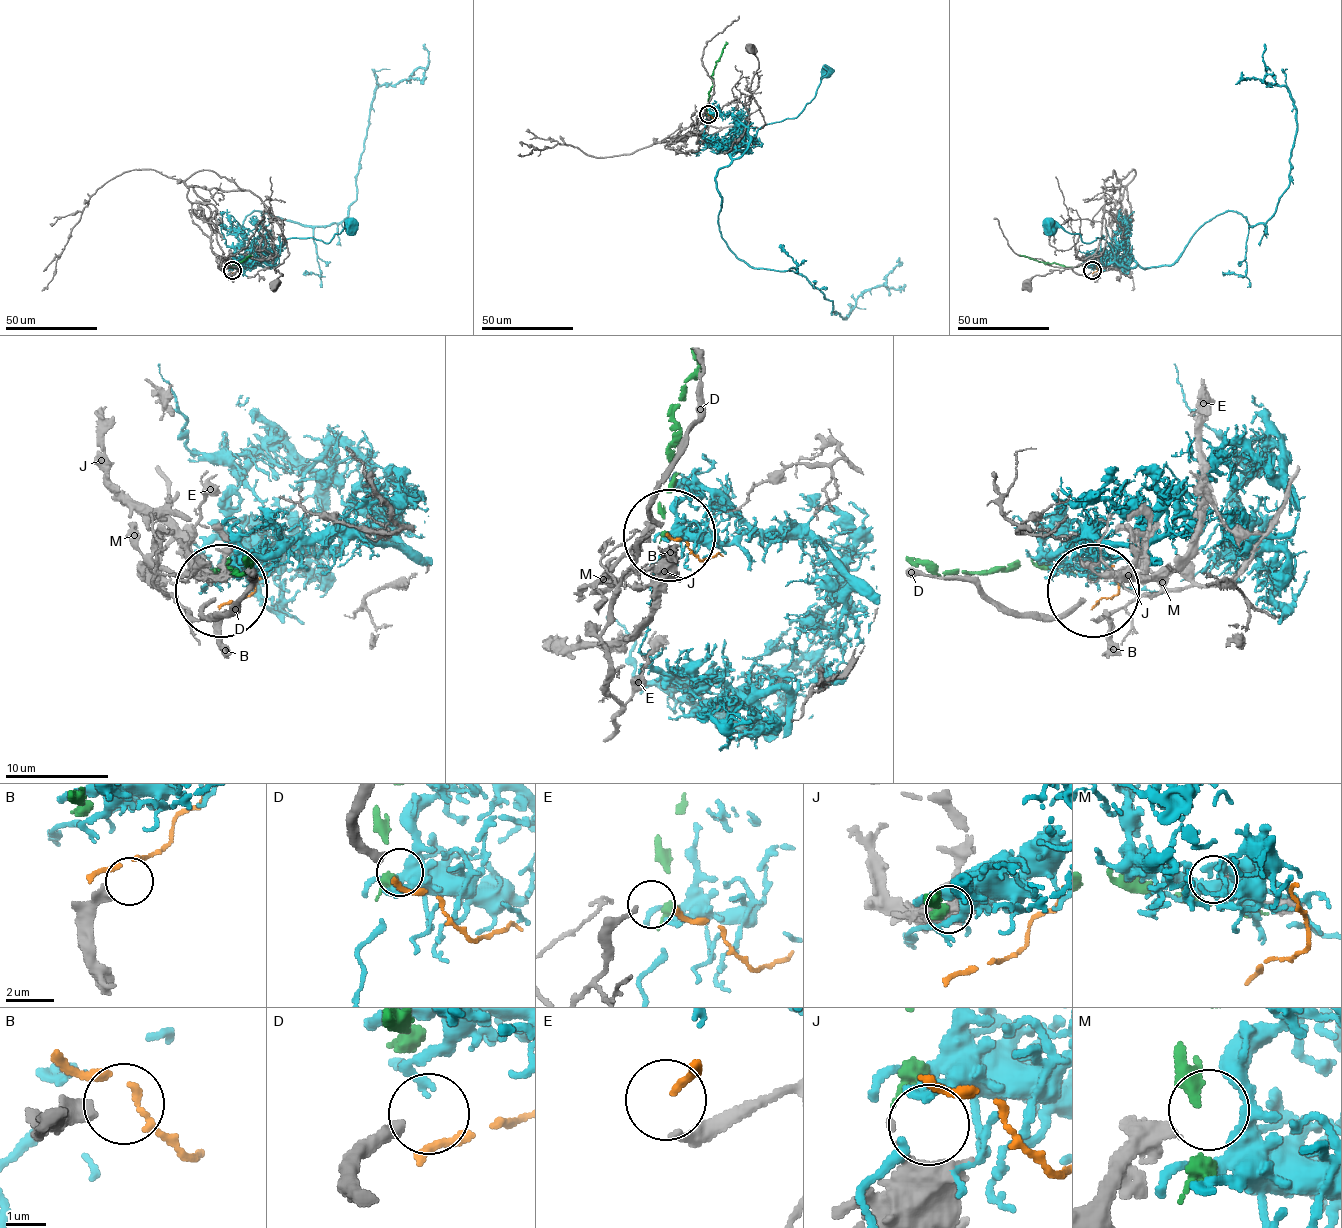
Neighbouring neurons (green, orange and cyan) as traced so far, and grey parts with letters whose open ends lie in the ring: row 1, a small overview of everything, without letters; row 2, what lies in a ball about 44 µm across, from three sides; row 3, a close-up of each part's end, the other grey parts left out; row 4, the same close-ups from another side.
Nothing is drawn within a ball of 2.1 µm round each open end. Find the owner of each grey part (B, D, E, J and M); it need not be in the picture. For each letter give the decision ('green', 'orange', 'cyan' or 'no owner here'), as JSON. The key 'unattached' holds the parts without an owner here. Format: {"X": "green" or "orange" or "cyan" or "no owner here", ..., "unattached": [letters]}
{"B": "no owner here", "D": "no owner here", "E": "orange", "J": "green", "M": "no owner here", "unattached": ["B", "D", "M"]}

